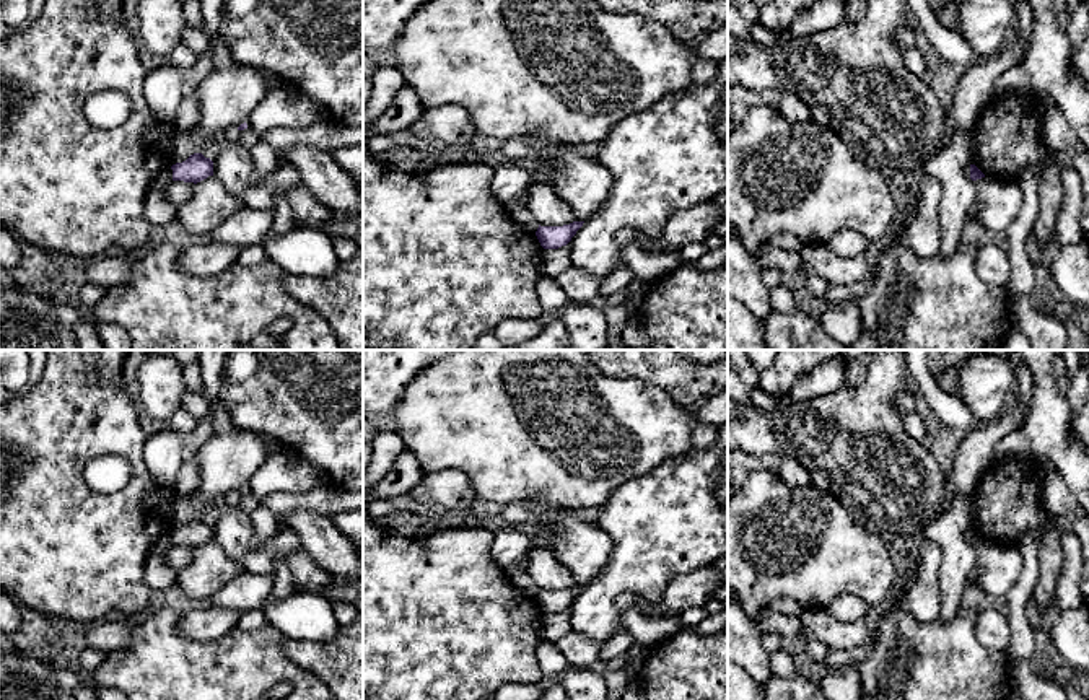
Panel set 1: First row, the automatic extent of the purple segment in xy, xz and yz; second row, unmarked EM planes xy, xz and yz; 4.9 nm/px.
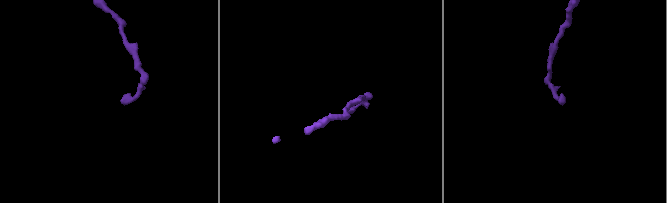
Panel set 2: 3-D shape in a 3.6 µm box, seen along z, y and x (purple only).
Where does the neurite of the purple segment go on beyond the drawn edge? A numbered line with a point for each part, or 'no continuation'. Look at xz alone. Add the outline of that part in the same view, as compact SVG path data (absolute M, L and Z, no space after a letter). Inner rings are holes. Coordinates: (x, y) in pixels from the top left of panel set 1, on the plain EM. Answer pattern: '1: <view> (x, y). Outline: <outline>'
no continuation

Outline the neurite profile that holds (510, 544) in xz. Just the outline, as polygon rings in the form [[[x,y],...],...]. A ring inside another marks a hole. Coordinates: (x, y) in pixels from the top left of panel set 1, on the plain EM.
[[[505,526],[493,532],[490,555],[505,571],[513,568],[531,549],[532,537],[527,529]]]

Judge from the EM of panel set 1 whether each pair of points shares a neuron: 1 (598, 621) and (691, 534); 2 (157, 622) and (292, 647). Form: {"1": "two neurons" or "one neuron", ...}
{"1": "one neuron", "2": "two neurons"}

